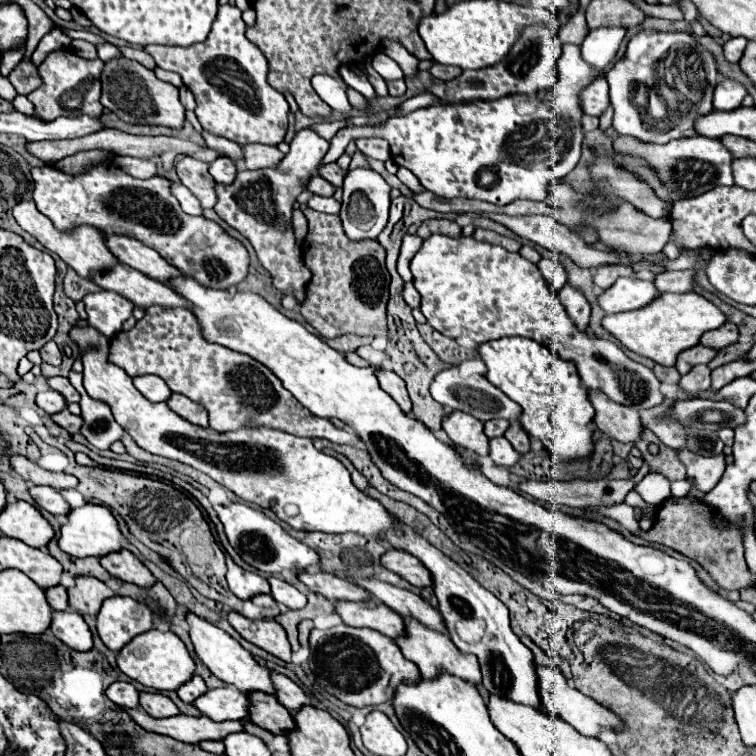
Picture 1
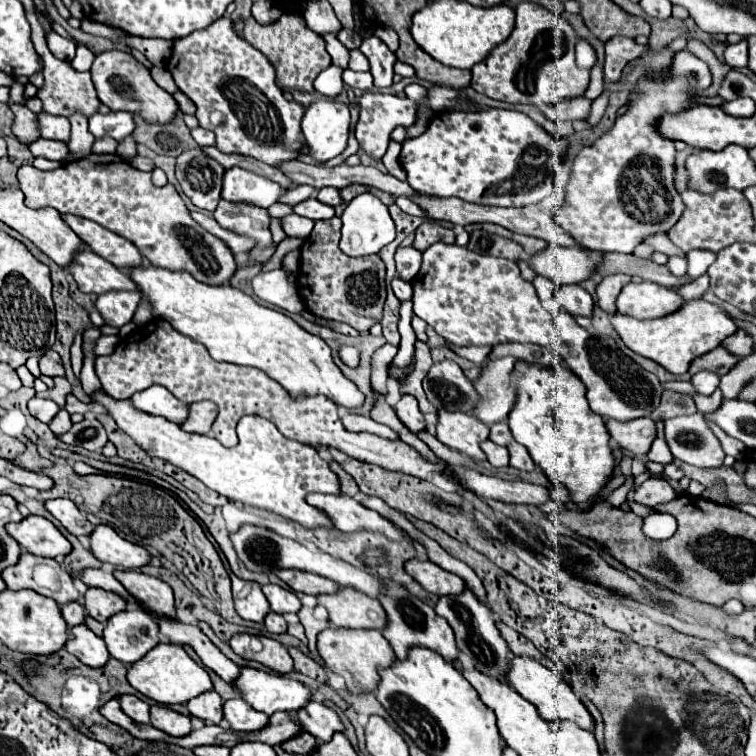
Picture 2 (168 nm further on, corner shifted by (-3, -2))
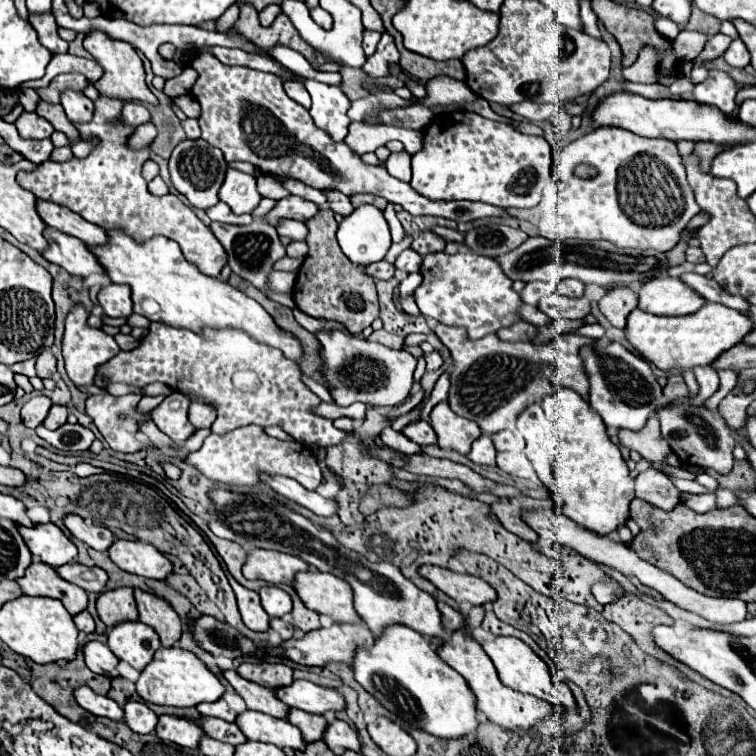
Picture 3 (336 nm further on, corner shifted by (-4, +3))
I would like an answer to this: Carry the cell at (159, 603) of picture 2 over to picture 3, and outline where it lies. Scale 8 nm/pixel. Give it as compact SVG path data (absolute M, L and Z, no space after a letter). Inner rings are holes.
M134 591L140 621L150 625L164 647L174 647L182 635L182 621L174 613L174 609L154 593L144 593L144 591Z

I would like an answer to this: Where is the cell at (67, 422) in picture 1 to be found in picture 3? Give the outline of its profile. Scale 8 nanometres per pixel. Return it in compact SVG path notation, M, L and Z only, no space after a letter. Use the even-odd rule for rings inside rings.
M52 405L48 417L44 419L44 427L48 427L48 429L58 429L60 425L66 423L66 417L68 417L68 409L66 409L64 405Z

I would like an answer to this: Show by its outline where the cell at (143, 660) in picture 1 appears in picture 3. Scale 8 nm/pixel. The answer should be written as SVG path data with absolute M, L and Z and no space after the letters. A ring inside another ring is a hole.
M162 647L156 651L152 665L140 673L136 689L144 701L170 707L196 707L202 701L218 701L224 695L224 685L218 681L218 677L194 653L180 647Z

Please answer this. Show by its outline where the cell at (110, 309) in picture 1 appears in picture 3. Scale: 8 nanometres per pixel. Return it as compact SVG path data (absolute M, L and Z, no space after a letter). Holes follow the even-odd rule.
M106 285L98 293L98 303L102 305L108 317L130 317L132 315L132 299L126 285Z

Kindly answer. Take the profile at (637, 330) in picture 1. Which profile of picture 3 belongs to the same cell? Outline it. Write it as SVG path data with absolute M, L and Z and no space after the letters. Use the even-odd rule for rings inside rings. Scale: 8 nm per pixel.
M706 303L704 309L700 309L696 315L692 313L692 317L656 317L642 309L634 309L624 331L640 355L652 361L658 369L668 371L674 367L692 369L698 365L712 365L716 357L738 345L752 329L754 323L750 317L720 303Z

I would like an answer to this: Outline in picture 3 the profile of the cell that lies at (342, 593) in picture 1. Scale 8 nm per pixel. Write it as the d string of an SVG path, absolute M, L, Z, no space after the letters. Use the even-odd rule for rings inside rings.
M254 549L248 553L244 561L242 575L246 579L262 579L274 585L280 585L280 583L290 585L292 577L304 569L308 569L308 565L304 565L304 561L300 561L298 557L292 557L280 551Z

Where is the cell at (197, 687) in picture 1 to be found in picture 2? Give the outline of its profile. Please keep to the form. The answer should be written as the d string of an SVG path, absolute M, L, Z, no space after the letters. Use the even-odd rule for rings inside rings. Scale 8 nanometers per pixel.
M207 690L191 698L191 702L187 702L187 710L191 712L191 716L197 716L207 724L219 724L223 720L221 706L223 706L223 700L215 690Z

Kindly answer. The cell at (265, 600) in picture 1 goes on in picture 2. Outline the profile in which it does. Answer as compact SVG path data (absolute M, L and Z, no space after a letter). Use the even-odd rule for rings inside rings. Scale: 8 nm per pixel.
M269 612L263 622L265 622L265 628L267 628L269 632L273 632L273 634L279 634L279 632L285 632L285 630L287 630L285 618L283 618L281 614L277 614L277 612Z

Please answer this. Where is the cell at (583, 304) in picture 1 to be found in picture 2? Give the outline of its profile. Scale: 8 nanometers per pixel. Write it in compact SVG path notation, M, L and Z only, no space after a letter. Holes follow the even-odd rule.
M567 284L559 286L555 300L573 316L593 316L593 298L589 296L587 290L583 290L579 284Z

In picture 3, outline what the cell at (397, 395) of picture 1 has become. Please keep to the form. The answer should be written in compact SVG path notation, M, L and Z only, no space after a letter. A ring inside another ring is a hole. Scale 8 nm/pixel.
M426 421L410 423L410 425L406 425L406 427L402 429L402 433L404 433L410 441L418 443L420 447L436 445L436 433L434 433L434 429L430 427L430 423L426 423Z

